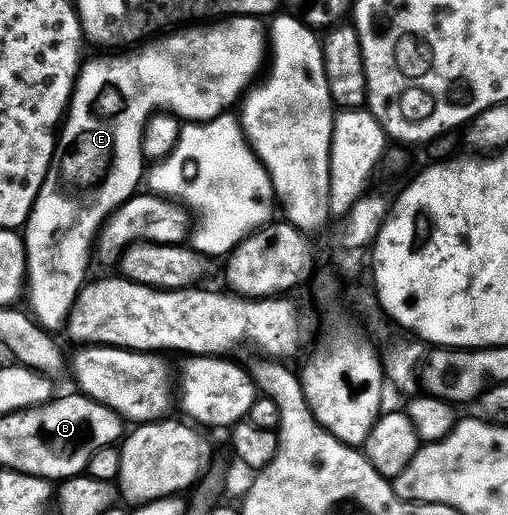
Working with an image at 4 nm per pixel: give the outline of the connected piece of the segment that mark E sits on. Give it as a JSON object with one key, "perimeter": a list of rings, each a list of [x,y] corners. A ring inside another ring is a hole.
{"perimeter":[[[230,17],[222,22],[226,23],[190,25],[165,37],[155,38],[129,53],[115,54],[118,55],[115,59],[110,56],[113,54],[103,54],[106,55],[103,59],[94,59],[91,63],[89,60],[81,68],[74,87],[74,98],[56,140],[54,161],[50,164],[51,178],[42,187],[46,191],[62,191],[64,198],[58,199],[58,204],[82,210],[82,224],[78,227],[79,244],[86,245],[94,230],[96,235],[100,225],[139,194],[141,187],[138,186],[144,183],[142,134],[155,113],[169,113],[182,121],[208,123],[219,115],[227,114],[230,106],[238,98],[239,102],[255,82],[253,79],[257,77],[262,62],[268,59],[268,31],[263,20],[258,17]]]}

